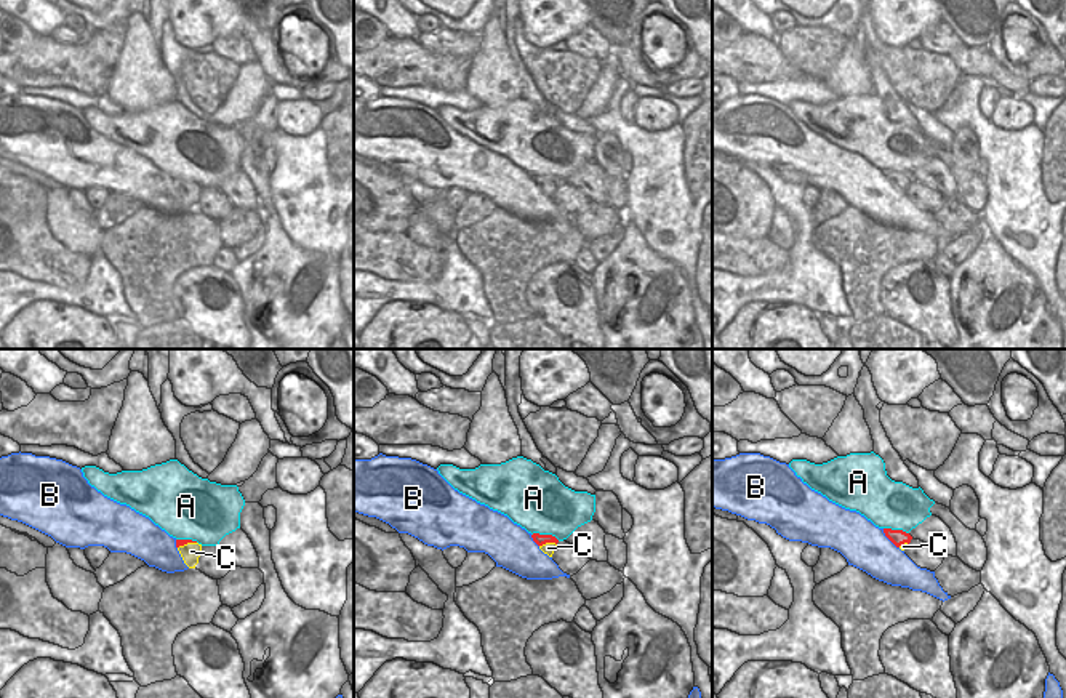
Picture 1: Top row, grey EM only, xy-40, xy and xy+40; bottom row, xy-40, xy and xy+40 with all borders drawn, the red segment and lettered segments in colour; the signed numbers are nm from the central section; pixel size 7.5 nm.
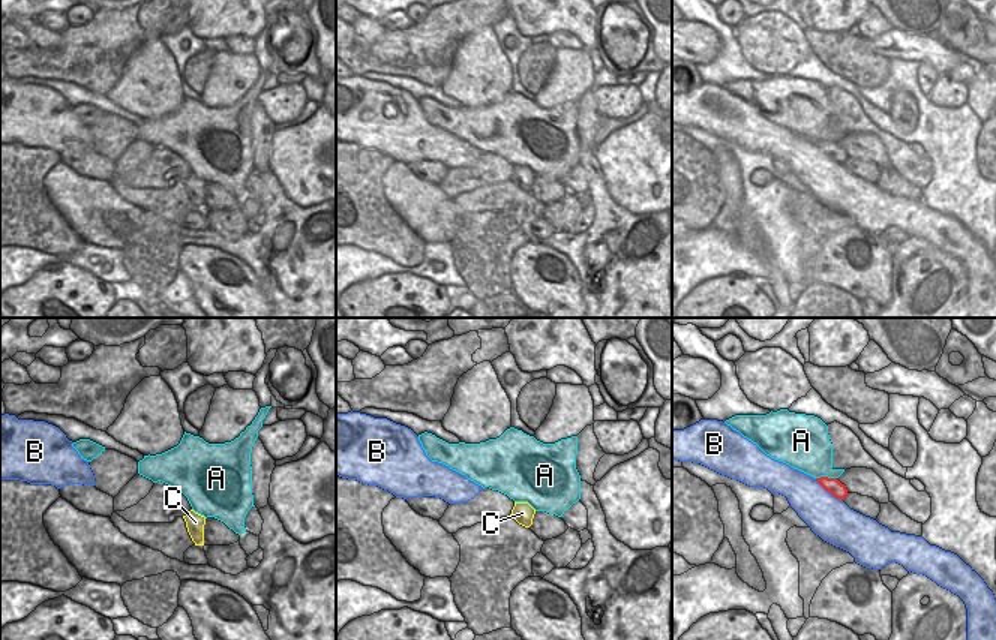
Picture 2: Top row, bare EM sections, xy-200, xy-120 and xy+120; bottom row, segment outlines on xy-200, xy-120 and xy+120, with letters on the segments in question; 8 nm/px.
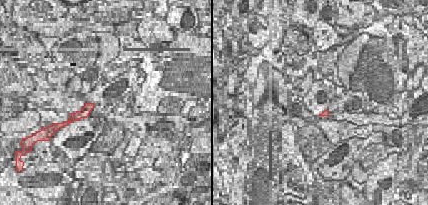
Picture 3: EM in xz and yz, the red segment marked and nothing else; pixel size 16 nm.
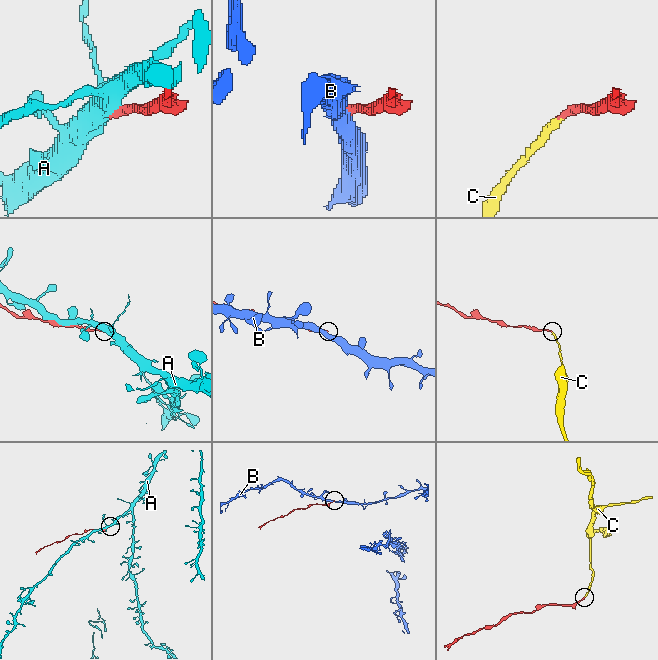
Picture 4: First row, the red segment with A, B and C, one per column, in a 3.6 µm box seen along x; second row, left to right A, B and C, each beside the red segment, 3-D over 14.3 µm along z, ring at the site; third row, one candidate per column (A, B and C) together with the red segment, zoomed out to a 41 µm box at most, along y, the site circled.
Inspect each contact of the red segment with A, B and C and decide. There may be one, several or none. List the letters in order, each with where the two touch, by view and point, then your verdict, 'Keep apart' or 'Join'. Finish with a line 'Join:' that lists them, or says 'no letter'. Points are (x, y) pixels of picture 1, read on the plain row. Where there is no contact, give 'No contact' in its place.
A: Touches red at xy (546, 176). Keep apart
B: Touches red at xy+40 (889, 180). Keep apart
C: Touches red at xy (548, 183). Join
Join: C.

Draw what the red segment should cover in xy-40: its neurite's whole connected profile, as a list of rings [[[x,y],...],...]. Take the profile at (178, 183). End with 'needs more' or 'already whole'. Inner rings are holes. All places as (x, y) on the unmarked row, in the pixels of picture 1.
[[[176,181],[176,189],[189,210],[195,210],[198,205],[202,186],[192,181]]]; needs more

